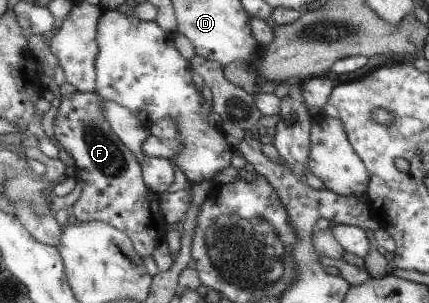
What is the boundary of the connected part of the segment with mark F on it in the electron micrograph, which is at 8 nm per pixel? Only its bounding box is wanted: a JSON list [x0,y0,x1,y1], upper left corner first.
[52,92,165,258]

